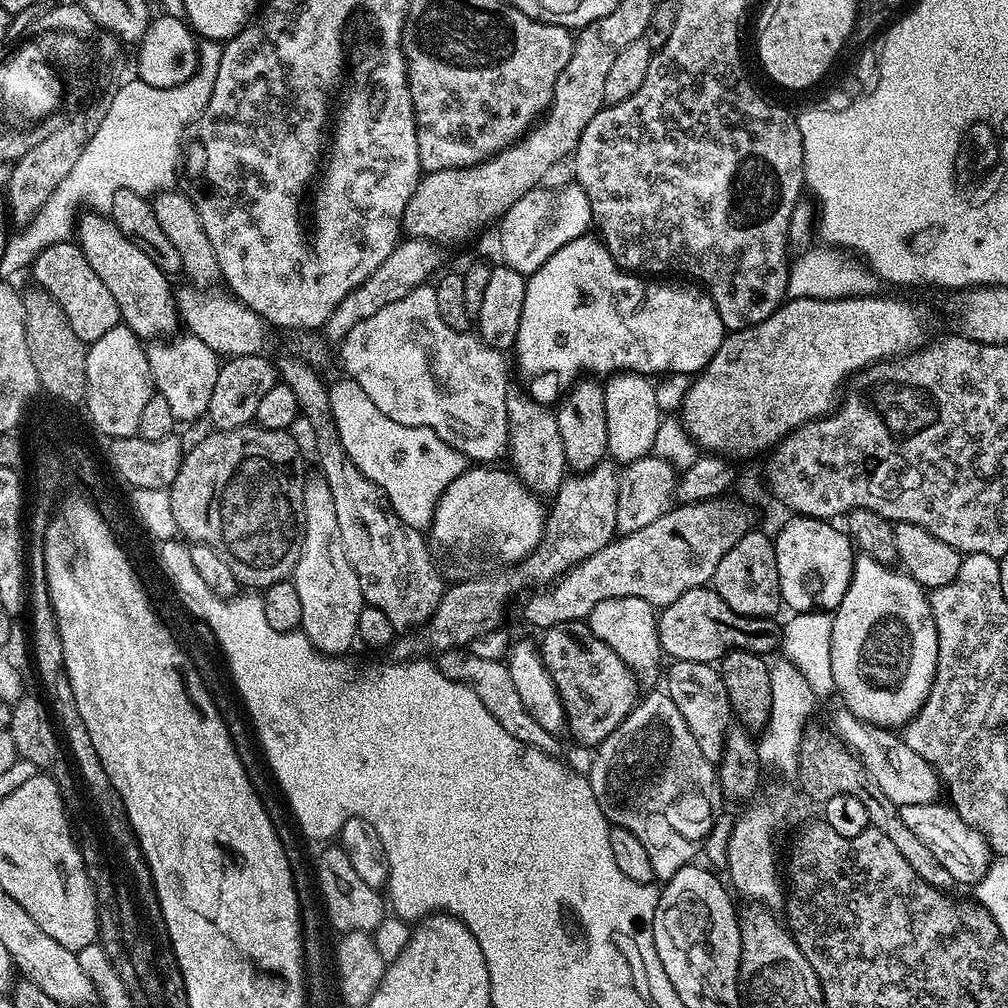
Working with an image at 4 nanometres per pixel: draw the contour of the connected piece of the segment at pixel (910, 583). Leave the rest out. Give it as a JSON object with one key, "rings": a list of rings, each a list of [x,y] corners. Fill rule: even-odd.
{"rings":[[[860,554],[855,557],[852,565],[852,577],[850,578],[850,586],[846,590],[846,594],[842,598],[842,602],[834,610],[832,617],[832,641],[830,642],[830,666],[834,674],[834,682],[836,683],[835,691],[840,692],[840,696],[844,699],[843,707],[852,711],[859,719],[865,720],[866,723],[875,724],[880,728],[891,730],[899,729],[908,723],[913,716],[919,712],[921,706],[926,702],[926,698],[930,694],[930,686],[936,677],[936,663],[938,662],[938,634],[934,626],[934,618],[932,611],[928,605],[928,598],[925,589],[920,587],[917,580],[912,579],[907,572],[897,570],[895,567],[889,566],[887,563],[878,561],[873,557]]]}

